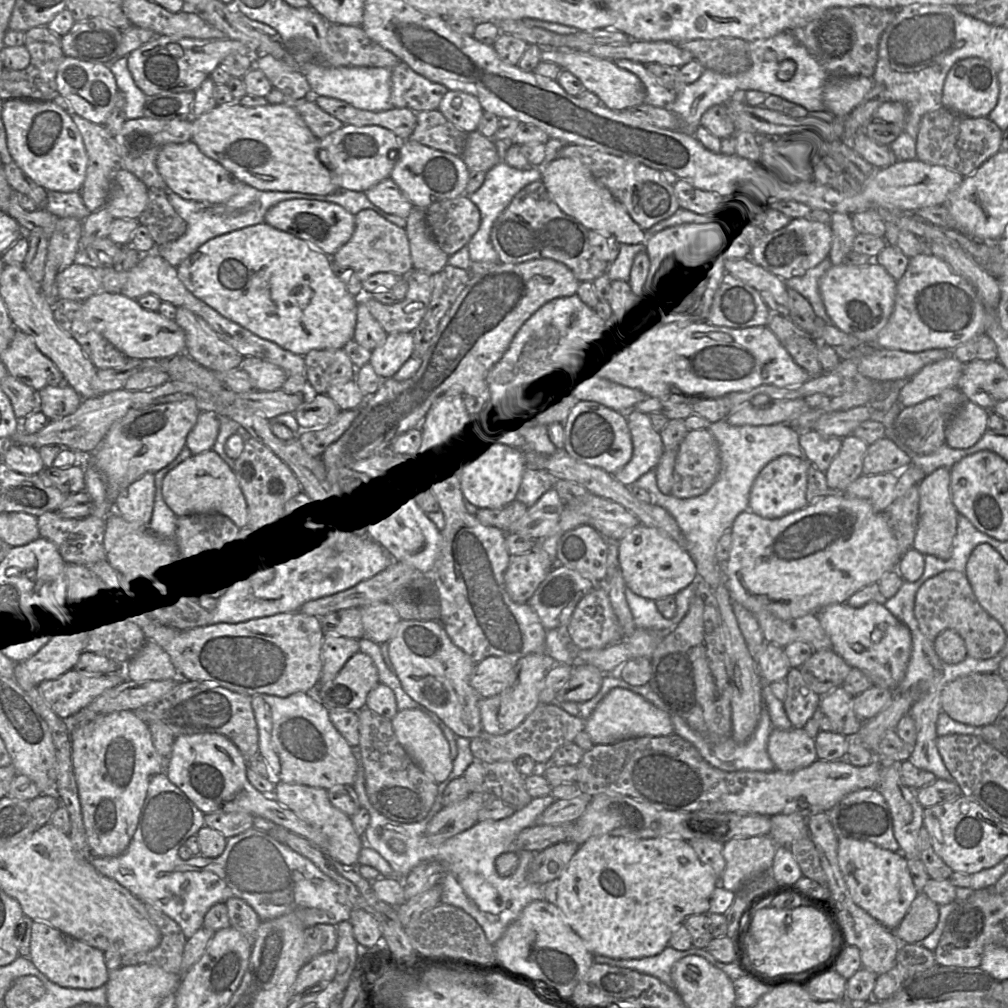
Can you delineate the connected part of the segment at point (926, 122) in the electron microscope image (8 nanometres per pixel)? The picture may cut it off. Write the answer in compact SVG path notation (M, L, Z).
M941 107L925 114L916 138L916 159L967 177L1000 151L1002 131L988 117L968 118Z

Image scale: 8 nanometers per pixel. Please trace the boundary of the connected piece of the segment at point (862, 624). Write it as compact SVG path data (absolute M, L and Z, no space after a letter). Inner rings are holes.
M868 602L853 608L845 603L834 604L816 613L819 622L832 644L831 650L841 656L850 667L861 670L872 682L872 685L894 690L903 680L911 656L912 638L907 626L895 618L883 603Z

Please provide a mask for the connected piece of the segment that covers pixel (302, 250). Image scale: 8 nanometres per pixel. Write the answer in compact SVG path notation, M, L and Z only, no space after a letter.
M265 222L244 227L208 240L175 268L179 279L195 297L202 300L225 318L294 354L304 356L311 350L342 349L348 341L353 340L357 321L357 307L361 298L356 298L350 294L345 284L336 276L331 257L316 249L307 241L288 232L281 231Z

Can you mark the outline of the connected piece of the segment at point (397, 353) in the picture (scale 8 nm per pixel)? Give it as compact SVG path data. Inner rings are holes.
M413 333L387 334L384 343L372 351L369 363L382 379L390 379L412 356L413 350Z

